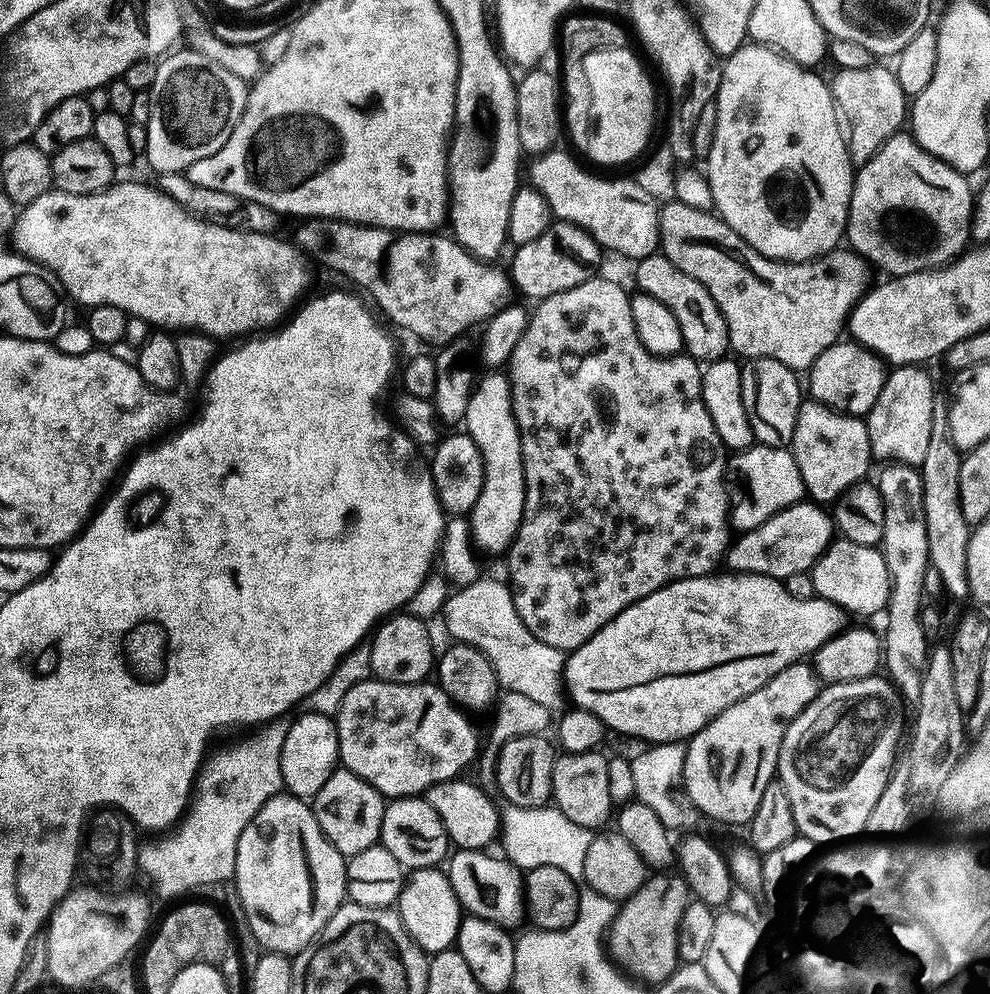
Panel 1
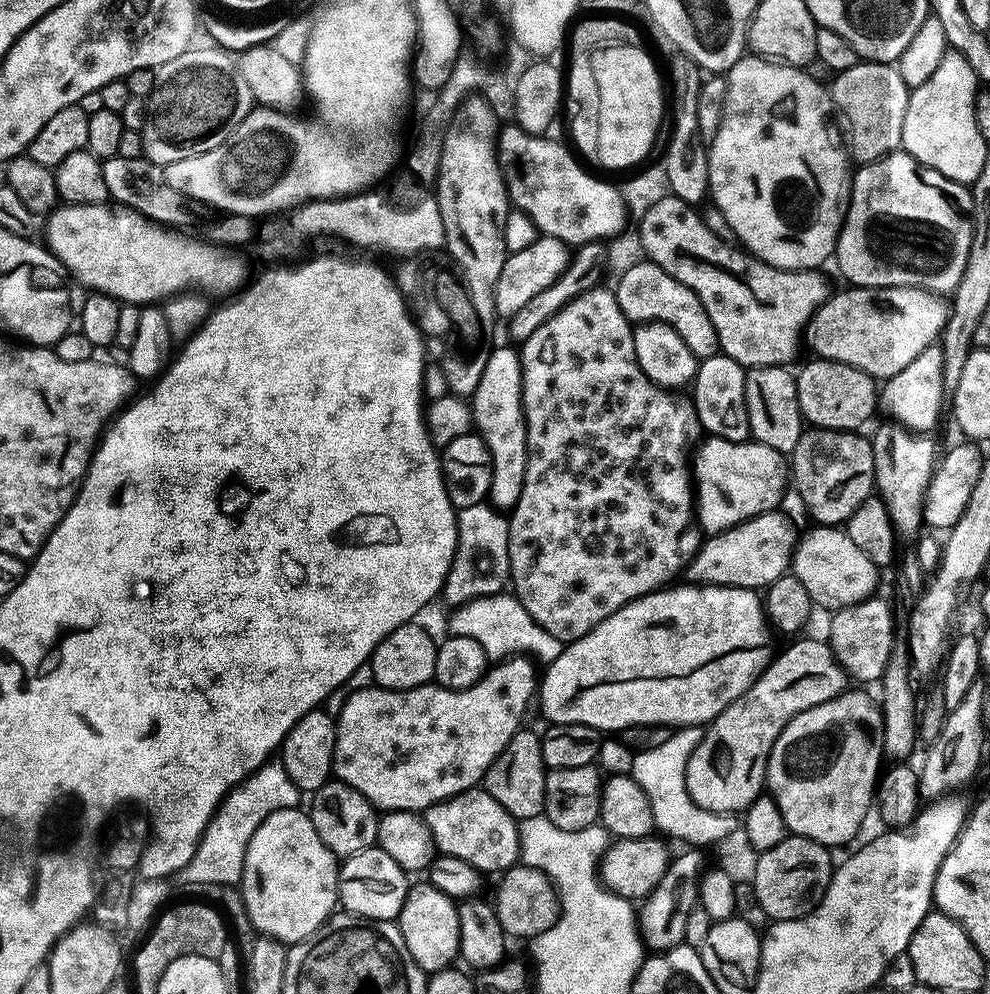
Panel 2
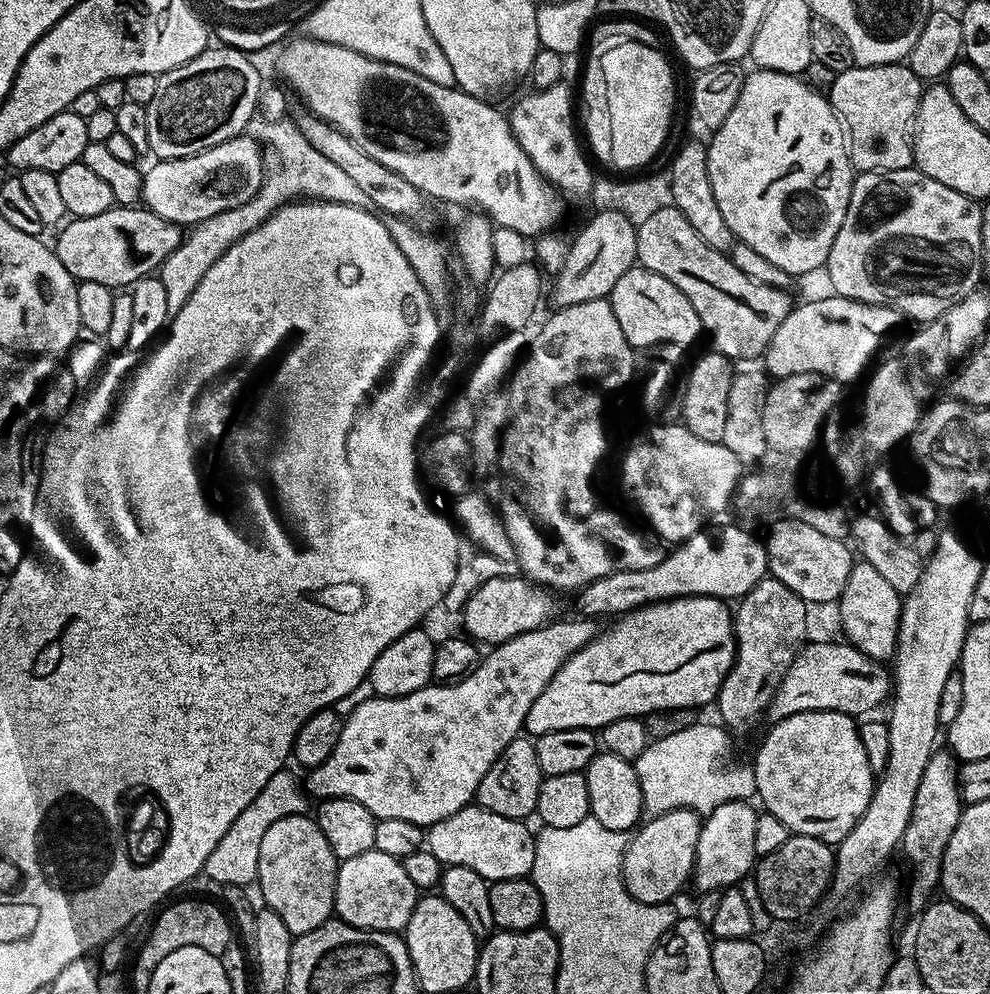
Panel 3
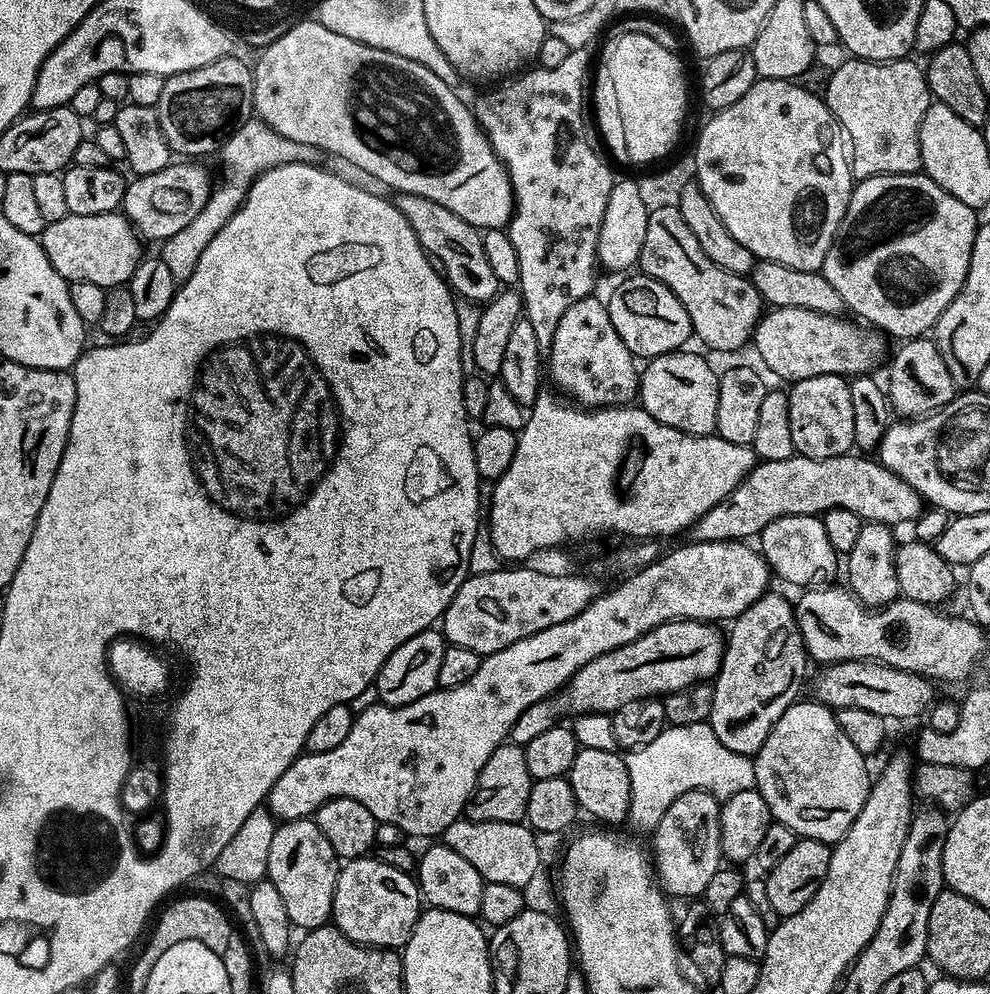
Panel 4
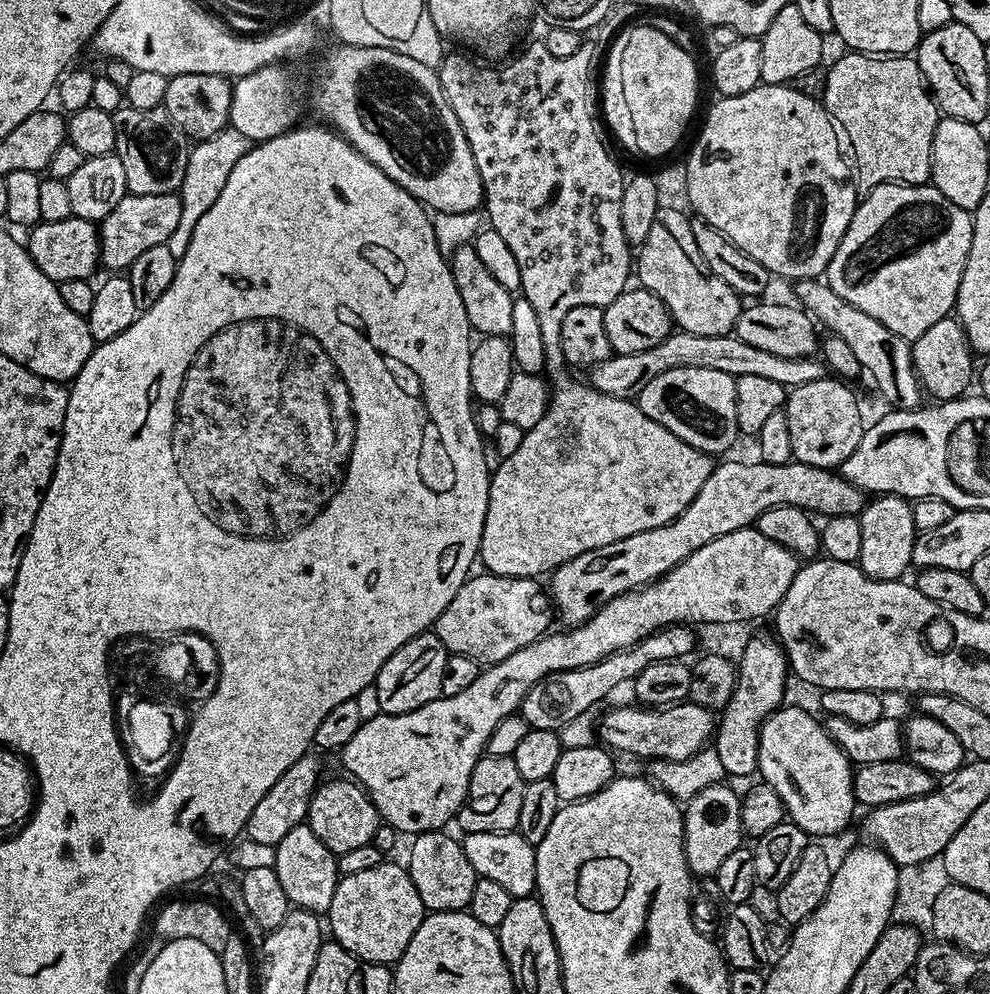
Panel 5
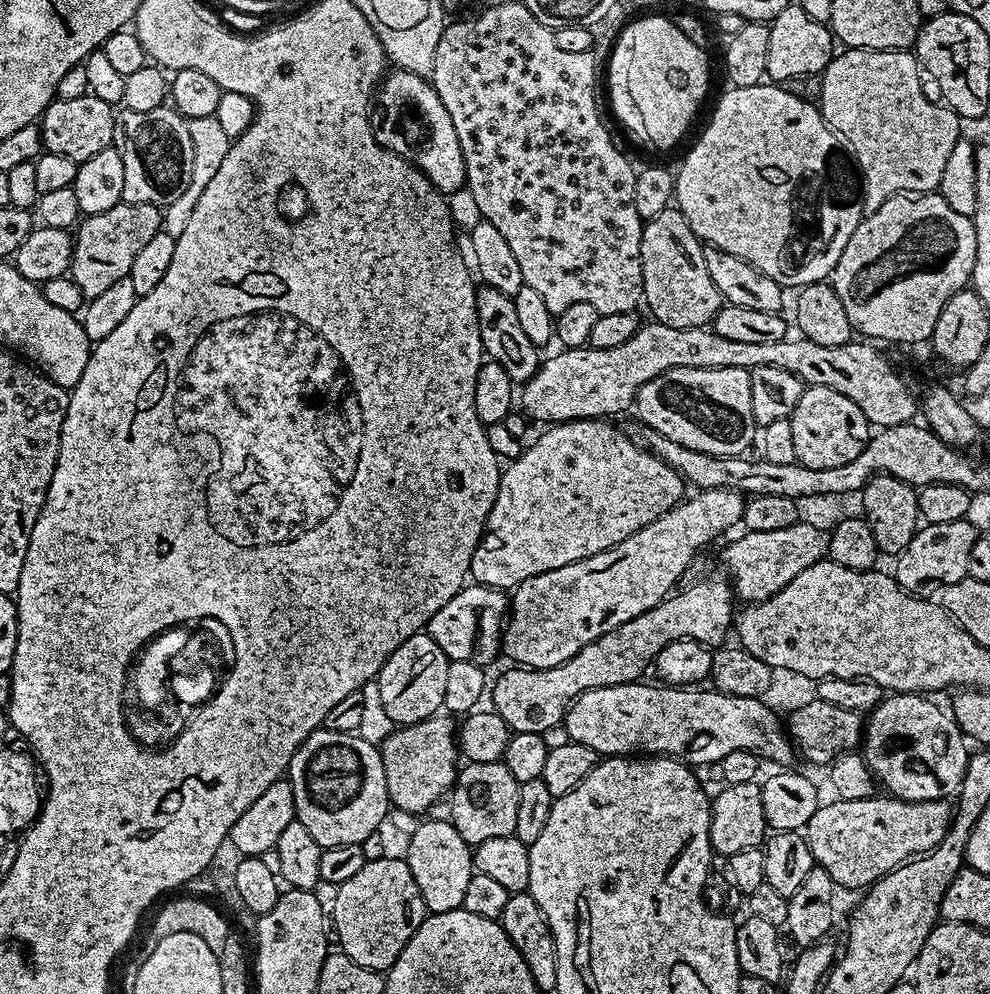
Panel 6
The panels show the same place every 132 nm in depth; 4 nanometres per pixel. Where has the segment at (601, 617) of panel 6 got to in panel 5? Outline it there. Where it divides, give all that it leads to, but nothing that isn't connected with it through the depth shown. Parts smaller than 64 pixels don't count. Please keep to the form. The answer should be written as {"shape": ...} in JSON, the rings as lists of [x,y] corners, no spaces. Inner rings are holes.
{"shape":[[[728,460],[725,464],[717,463],[712,469],[710,478],[702,482],[702,490],[698,490],[694,502],[690,502],[690,506],[686,506],[686,510],[682,510],[678,518],[666,522],[666,526],[654,526],[654,530],[642,530],[642,534],[630,534],[630,538],[622,538],[622,542],[610,542],[610,546],[598,546],[598,550],[586,550],[586,554],[578,554],[578,558],[570,558],[570,562],[553,568],[550,573],[552,579],[550,595],[559,619],[561,616],[568,626],[586,623],[606,602],[627,592],[633,592],[636,588],[643,588],[645,584],[652,583],[659,576],[666,575],[671,568],[678,566],[678,562],[690,558],[694,550],[702,550],[706,542],[714,542],[714,538],[722,538],[722,534],[730,534],[734,530],[755,525],[758,517],[771,508],[788,504],[791,508],[803,508],[813,513],[824,512],[825,517],[830,517],[859,514],[866,503],[865,493],[850,482],[846,482],[839,471],[831,468],[815,468],[799,462],[755,463],[743,464],[740,460]]]}

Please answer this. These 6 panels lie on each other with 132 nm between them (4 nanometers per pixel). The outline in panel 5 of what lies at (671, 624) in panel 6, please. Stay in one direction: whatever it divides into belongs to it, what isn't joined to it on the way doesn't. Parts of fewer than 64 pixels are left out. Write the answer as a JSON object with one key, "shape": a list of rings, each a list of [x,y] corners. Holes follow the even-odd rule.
{"shape":[[[672,624],[668,628],[660,628],[646,639],[639,640],[634,646],[610,654],[605,660],[594,662],[588,668],[562,670],[542,678],[528,691],[520,704],[518,714],[528,723],[529,728],[556,732],[573,721],[578,714],[595,709],[596,704],[602,703],[619,684],[627,685],[635,680],[637,674],[646,670],[648,664],[688,658],[697,648],[697,633],[691,627]]]}

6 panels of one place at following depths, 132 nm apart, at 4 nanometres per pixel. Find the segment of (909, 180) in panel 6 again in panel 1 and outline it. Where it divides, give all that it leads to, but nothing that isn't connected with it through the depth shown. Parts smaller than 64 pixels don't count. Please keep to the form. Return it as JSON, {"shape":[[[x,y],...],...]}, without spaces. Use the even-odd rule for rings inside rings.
{"shape":[[[879,66],[863,68],[862,70],[839,69],[835,73],[837,76],[830,80],[832,90],[832,101],[836,103],[837,113],[846,129],[846,139],[848,142],[848,154],[852,157],[853,165],[865,164],[884,143],[897,132],[901,131],[903,122],[906,120],[906,97],[902,86],[898,86],[895,71]]]}

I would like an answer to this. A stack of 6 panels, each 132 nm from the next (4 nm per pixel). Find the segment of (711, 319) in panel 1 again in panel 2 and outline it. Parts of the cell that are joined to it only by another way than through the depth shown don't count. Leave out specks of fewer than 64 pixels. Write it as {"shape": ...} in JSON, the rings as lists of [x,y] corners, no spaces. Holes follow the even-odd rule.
{"shape":[[[641,262],[631,266],[625,273],[619,274],[617,280],[617,284],[614,284],[616,301],[629,322],[668,324],[676,331],[678,338],[682,338],[682,342],[690,346],[697,361],[705,360],[720,352],[718,334],[714,330],[714,322],[710,322],[710,314],[706,314],[694,290],[670,278],[666,270],[651,262]]]}

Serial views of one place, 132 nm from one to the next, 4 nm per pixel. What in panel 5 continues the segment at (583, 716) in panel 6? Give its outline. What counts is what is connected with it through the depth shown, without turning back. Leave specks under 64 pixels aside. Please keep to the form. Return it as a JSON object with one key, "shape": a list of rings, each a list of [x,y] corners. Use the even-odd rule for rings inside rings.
{"shape":[[[691,702],[669,704],[667,708],[631,707],[632,708],[612,708],[605,716],[601,715],[599,717],[599,743],[613,753],[619,754],[619,752],[625,752],[628,756],[645,756],[645,761],[648,762],[654,760],[685,760],[705,747],[704,724],[710,723],[709,725],[711,725],[714,720],[713,713],[709,711],[709,709]],[[781,706],[760,727],[760,749],[758,750],[758,769],[763,783],[769,784],[782,798],[787,819],[800,827],[809,837],[832,836],[840,832],[852,820],[852,811],[858,808],[852,778],[854,765],[847,754],[837,746],[825,730],[823,723],[806,710]]]}

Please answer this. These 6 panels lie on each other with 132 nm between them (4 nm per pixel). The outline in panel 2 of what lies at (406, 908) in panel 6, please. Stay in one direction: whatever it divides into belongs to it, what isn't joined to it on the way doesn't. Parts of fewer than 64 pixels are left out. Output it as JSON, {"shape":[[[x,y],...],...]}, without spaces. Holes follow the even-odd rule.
{"shape":[[[373,846],[347,857],[339,865],[340,890],[338,904],[353,916],[365,916],[367,920],[391,920],[399,917],[410,887],[409,873],[380,847]]]}

